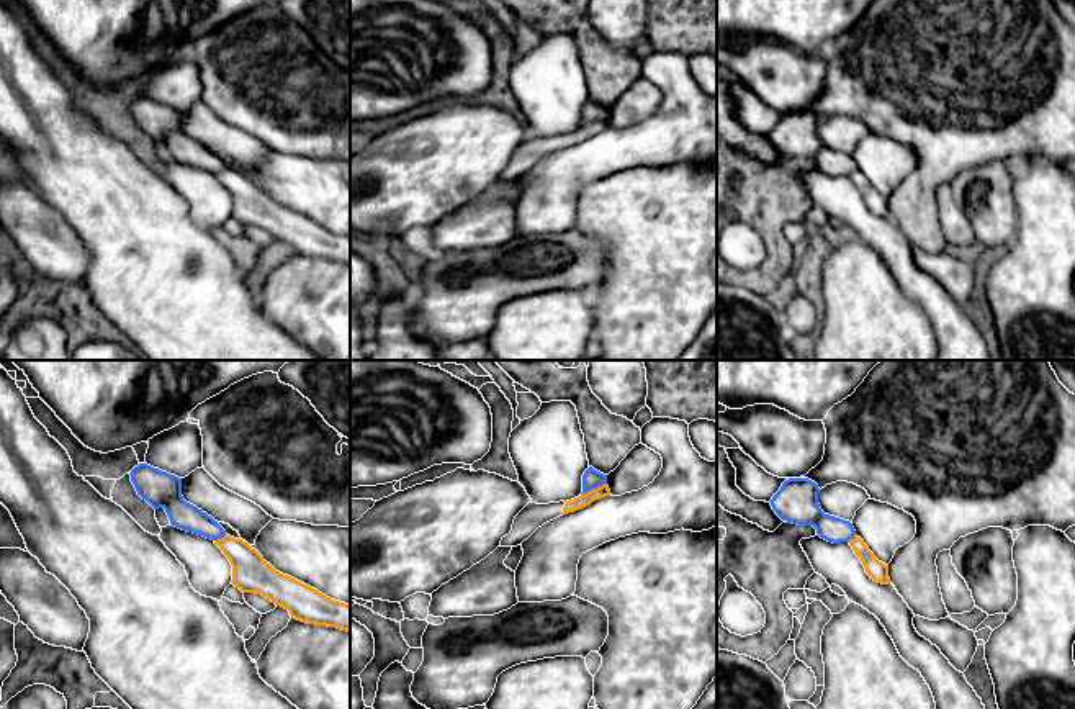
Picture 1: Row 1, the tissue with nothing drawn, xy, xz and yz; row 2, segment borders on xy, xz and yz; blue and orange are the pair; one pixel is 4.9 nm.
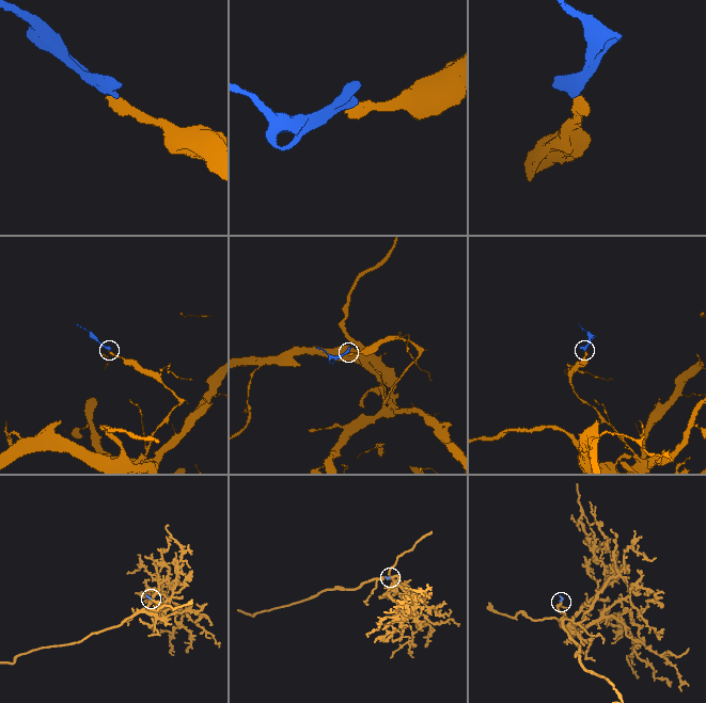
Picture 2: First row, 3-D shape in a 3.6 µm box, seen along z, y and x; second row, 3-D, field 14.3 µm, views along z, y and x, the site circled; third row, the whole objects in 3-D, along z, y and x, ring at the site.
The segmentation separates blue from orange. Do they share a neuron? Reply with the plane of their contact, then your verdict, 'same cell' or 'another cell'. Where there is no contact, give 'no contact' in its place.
xz | another cell

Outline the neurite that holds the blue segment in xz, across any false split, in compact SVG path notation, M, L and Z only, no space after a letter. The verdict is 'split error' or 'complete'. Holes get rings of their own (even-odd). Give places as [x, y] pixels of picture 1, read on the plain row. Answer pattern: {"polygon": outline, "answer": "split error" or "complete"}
{"polygon": "M589 100L582 108L582 126L581 128L584 128L591 123L596 123L605 116L607 116L607 108Z", "answer": "complete"}

